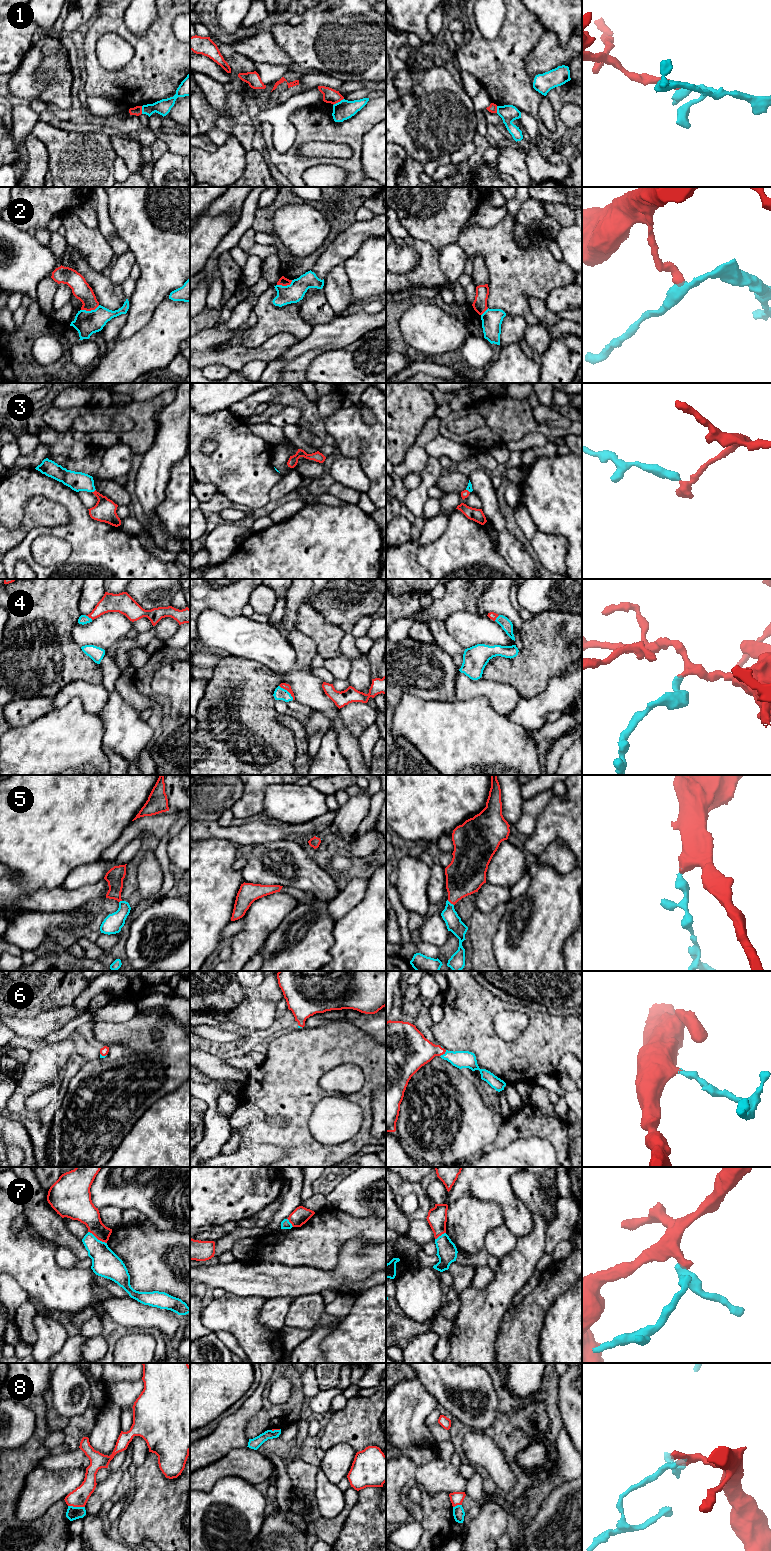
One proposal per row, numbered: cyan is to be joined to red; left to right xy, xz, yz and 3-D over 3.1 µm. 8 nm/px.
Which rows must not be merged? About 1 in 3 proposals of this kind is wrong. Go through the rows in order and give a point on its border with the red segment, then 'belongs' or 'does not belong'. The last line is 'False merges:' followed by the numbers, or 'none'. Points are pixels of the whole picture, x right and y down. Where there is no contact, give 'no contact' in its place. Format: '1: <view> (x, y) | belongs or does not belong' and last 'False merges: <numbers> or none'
1: xz (338, 101) | does not belong
2: xy (90, 310) | does not belong
3: xy (94, 491) | belongs
4: xz (287, 690) | belongs
5: yz (450, 902) | belongs
6: yz (443, 1053) | belongs
7: xy (97, 1238) | does not belong
8: xy (76, 1506) | does not belong
False merges: 1, 2, 7, 8

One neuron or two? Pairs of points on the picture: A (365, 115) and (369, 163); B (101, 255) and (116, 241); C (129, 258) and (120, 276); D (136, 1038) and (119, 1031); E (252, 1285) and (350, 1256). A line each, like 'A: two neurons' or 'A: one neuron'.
A: two neurons
B: two neurons
C: one neuron
D: one neuron
E: one neuron

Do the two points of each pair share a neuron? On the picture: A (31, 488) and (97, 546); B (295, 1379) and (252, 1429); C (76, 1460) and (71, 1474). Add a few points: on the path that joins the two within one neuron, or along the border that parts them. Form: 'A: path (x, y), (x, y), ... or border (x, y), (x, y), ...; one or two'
A: path (51, 489), (60, 494), (78, 512), (81, 526); one
B: path (296, 1395), (285, 1409), (268, 1418); one
C: border (85, 1468), (68, 1467), (50, 1470); two

